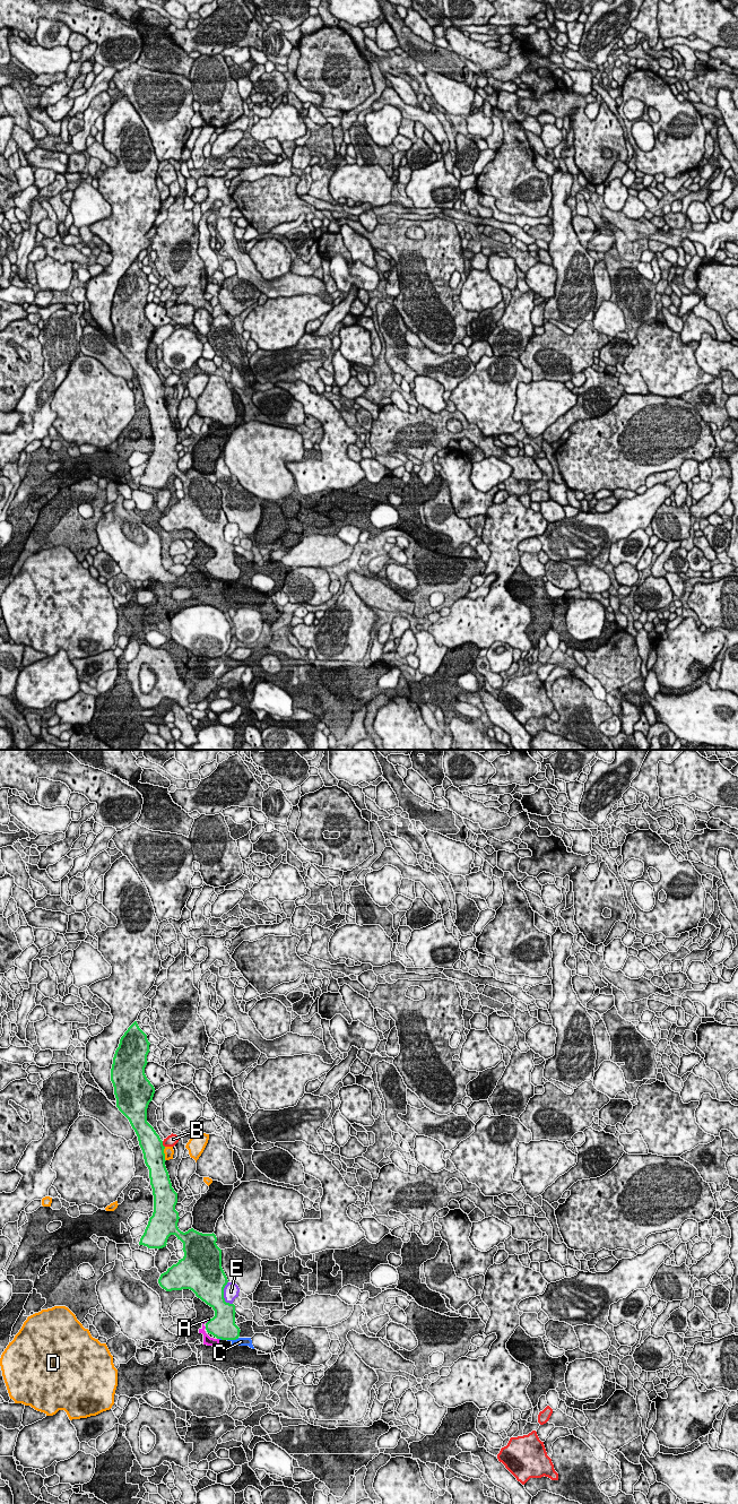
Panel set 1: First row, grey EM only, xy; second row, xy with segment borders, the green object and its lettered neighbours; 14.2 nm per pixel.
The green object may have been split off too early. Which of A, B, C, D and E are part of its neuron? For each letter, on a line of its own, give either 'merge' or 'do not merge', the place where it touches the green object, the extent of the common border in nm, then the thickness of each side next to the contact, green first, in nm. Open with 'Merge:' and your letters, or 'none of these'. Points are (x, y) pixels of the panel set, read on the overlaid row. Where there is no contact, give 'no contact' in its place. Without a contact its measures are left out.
Merge: none of these
A: do not merge | xy (208, 1321) | 110 nm | 360/30 nm
B: do not merge | xy (162, 1144) | 100 nm | 320/160 nm
C: do not merge | xy (233, 1339) | 180 nm | 360/130 nm
D: do not merge | xy (164, 1154) | 200 nm | 320/140 nm
E: do not merge | xy (223, 1295) | 340 nm | 440/220 nm

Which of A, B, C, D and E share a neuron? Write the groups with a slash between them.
A C / B / D / E

